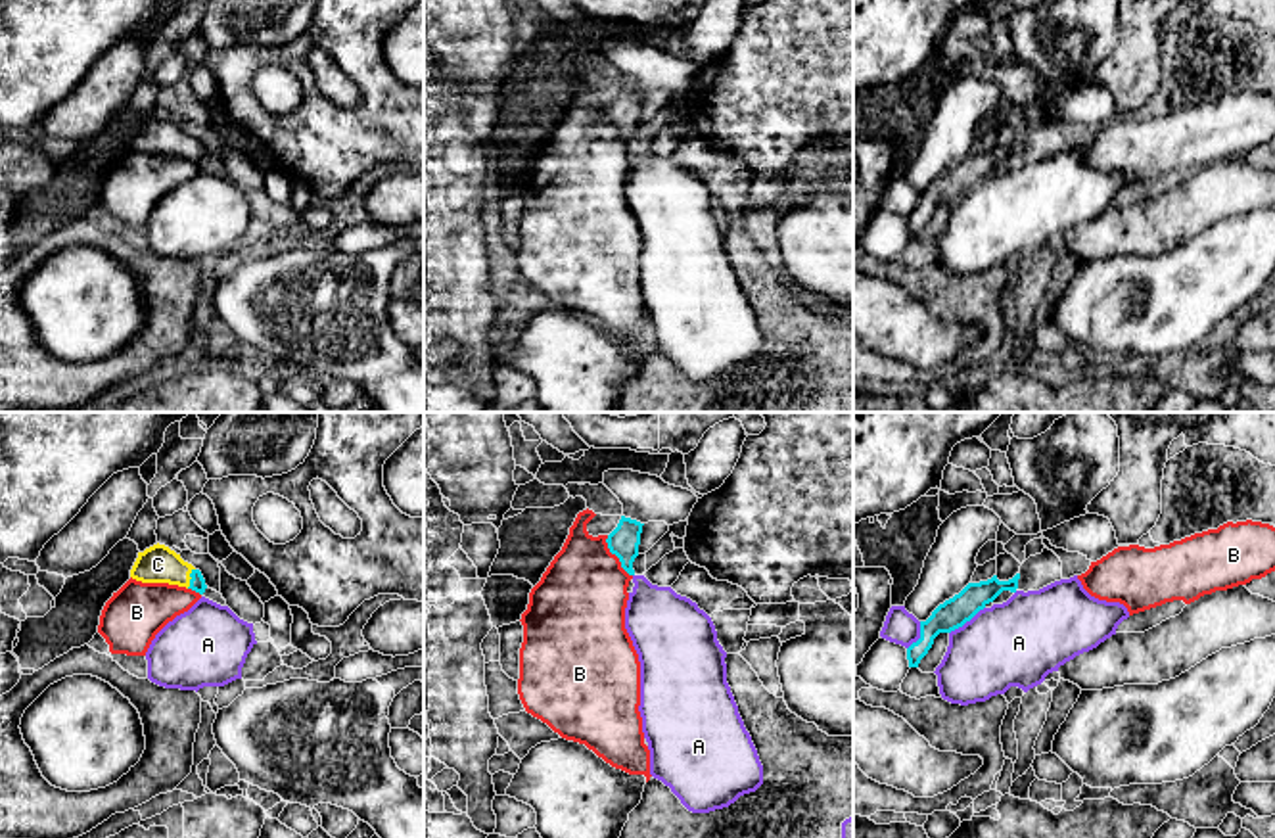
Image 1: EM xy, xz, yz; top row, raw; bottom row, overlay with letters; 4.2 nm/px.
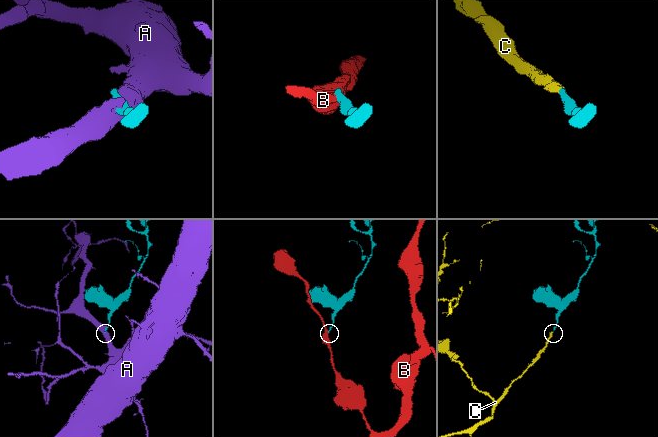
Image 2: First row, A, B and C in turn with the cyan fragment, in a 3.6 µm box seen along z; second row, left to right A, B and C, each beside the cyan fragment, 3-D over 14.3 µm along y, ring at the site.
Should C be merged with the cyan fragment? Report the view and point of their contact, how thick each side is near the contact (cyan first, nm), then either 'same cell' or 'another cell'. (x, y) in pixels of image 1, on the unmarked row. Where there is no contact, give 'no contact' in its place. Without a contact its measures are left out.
xy (190, 146) | 60/160 nm | same cell

